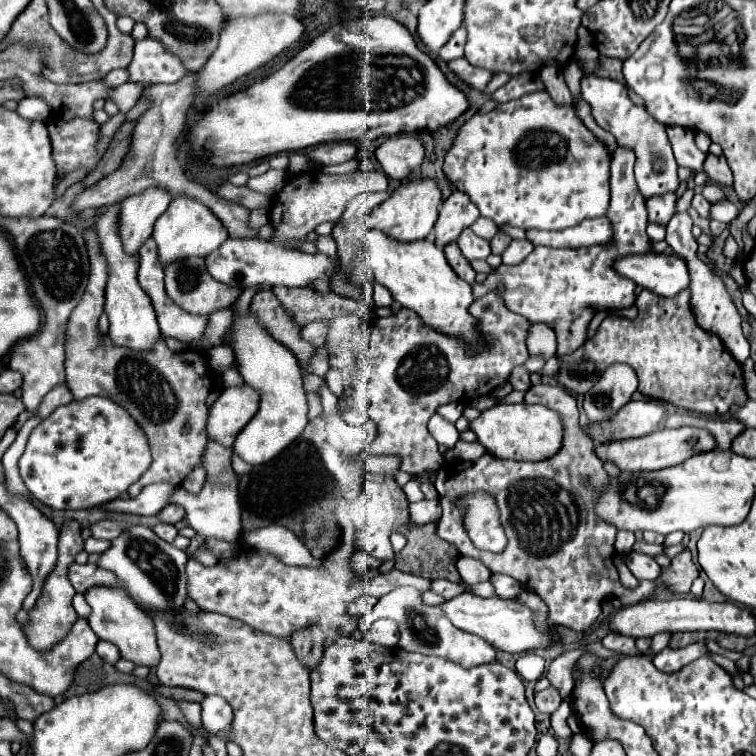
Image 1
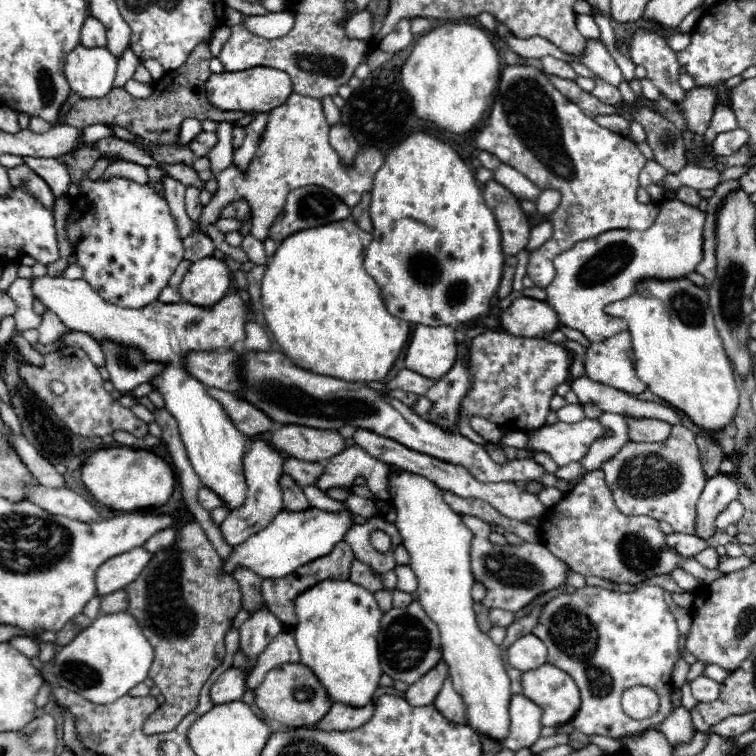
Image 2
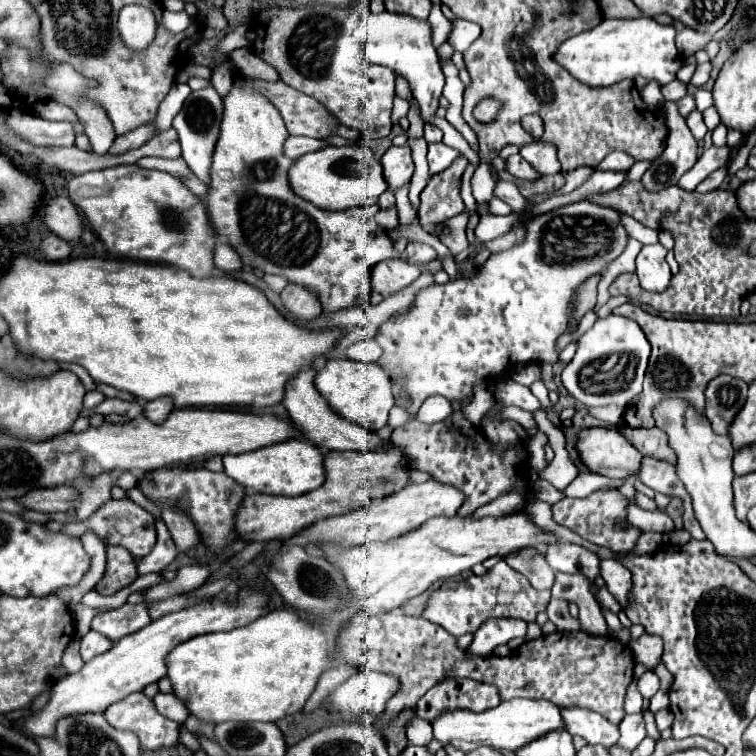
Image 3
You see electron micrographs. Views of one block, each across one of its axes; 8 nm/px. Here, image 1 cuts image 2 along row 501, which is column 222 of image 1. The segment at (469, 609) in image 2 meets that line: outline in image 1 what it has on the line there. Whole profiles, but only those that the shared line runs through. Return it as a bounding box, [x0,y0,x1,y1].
[206,384,260,446]

